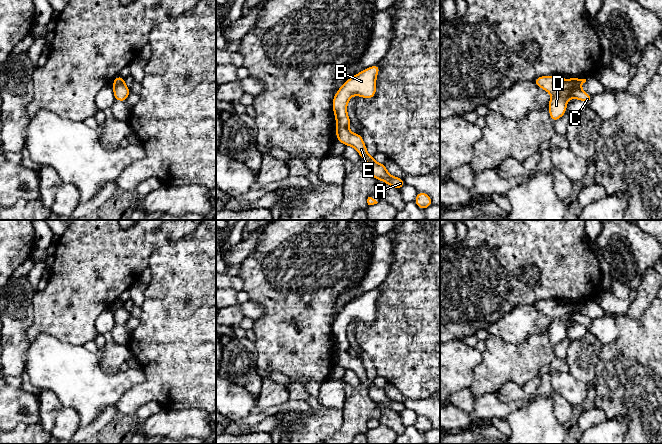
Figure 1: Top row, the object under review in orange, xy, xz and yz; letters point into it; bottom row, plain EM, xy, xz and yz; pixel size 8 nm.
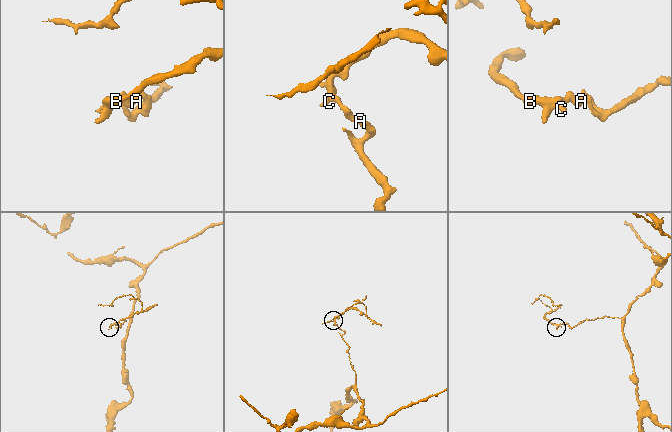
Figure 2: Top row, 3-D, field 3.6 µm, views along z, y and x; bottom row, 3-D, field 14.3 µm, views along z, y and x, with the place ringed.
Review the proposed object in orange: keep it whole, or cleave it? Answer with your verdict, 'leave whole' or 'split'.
split

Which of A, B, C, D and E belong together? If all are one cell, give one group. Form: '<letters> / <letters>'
A E / B C D

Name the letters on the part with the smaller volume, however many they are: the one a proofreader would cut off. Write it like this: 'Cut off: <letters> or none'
Cut off: B, C, D

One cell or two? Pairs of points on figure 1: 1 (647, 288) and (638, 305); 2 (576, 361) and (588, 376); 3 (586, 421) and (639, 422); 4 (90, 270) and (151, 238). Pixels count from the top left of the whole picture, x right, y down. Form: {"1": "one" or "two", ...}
{"1": "one", "2": "one", "3": "two", "4": "one"}

